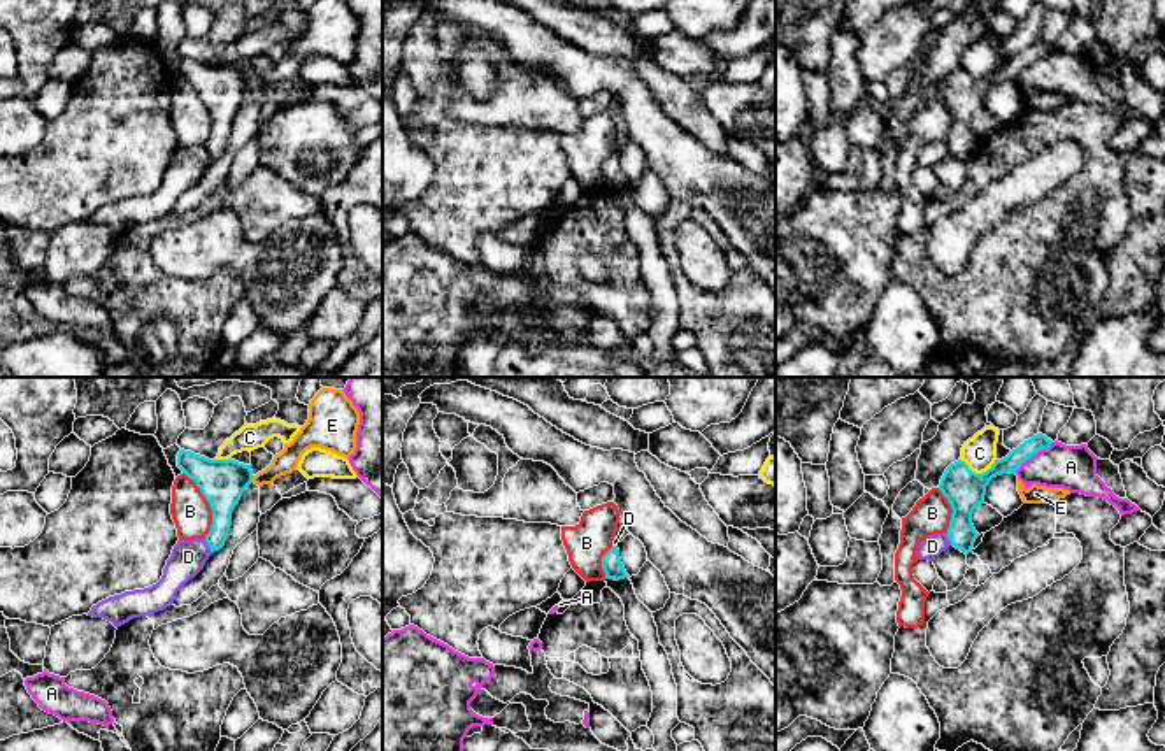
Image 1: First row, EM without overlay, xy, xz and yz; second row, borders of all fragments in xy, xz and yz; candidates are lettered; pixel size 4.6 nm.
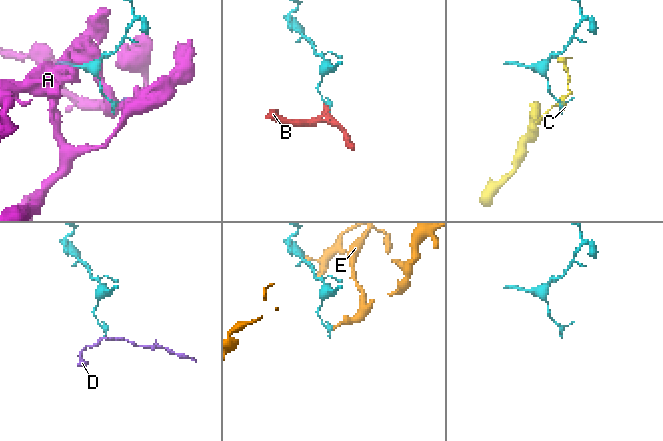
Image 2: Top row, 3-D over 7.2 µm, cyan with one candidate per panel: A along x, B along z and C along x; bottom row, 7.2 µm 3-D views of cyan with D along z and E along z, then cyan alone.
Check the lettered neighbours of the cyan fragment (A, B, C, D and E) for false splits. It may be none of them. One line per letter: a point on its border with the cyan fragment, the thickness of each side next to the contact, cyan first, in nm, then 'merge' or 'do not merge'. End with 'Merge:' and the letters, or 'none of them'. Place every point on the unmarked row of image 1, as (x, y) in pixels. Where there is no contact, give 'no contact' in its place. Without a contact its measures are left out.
A: meets cyan in yz at (1034, 60); 80 nm thick on the cyan side, 200 nm on the other; do not merge
B: meets cyan in xy at (209, 111); 200 nm thick on the cyan side, 180 nm on the other; do not merge
C: meets cyan in yz at (978, 81); 180 nm thick on the cyan side, 160 nm on the other; do not merge
D: meets cyan in xy at (207, 151); 160 nm thick on the cyan side, 160 nm on the other; do not merge
E: meets cyan in xy at (251, 86); 200 nm thick on the cyan side, 100 nm on the other; do not merge
Merge: none of them

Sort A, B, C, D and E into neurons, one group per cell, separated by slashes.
A / B / C / D / E

